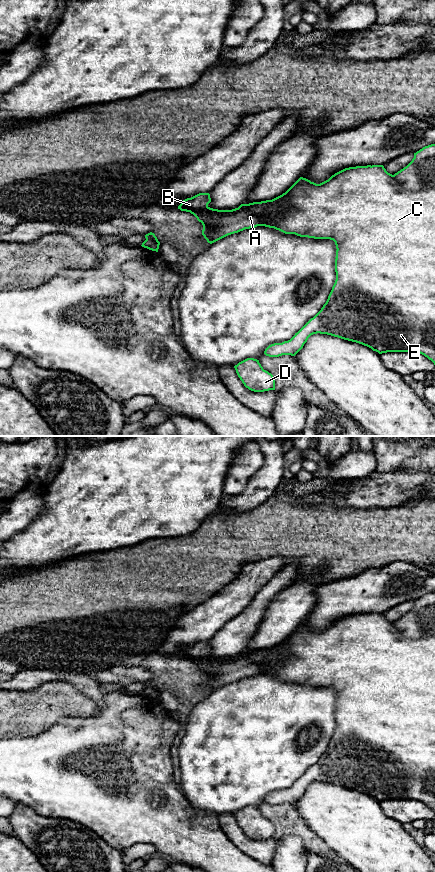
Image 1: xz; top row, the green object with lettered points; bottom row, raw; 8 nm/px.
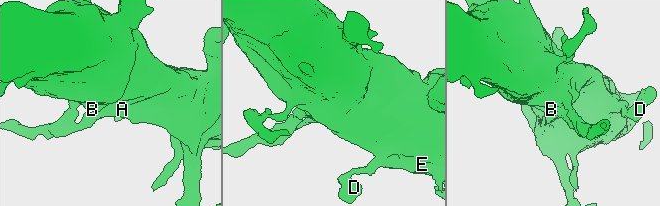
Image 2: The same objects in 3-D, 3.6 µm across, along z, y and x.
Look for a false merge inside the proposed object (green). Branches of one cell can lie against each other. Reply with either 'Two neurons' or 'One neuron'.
Two neurons

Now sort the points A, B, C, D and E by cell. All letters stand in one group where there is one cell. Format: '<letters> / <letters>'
A / B C D E

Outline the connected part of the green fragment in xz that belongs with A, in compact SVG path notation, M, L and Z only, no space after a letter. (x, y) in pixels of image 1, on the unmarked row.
M263 652L253 656L239 656L225 662L214 677L209 679L203 677L202 683L208 691L212 692L228 683L260 674L267 664L281 658L281 652Z

